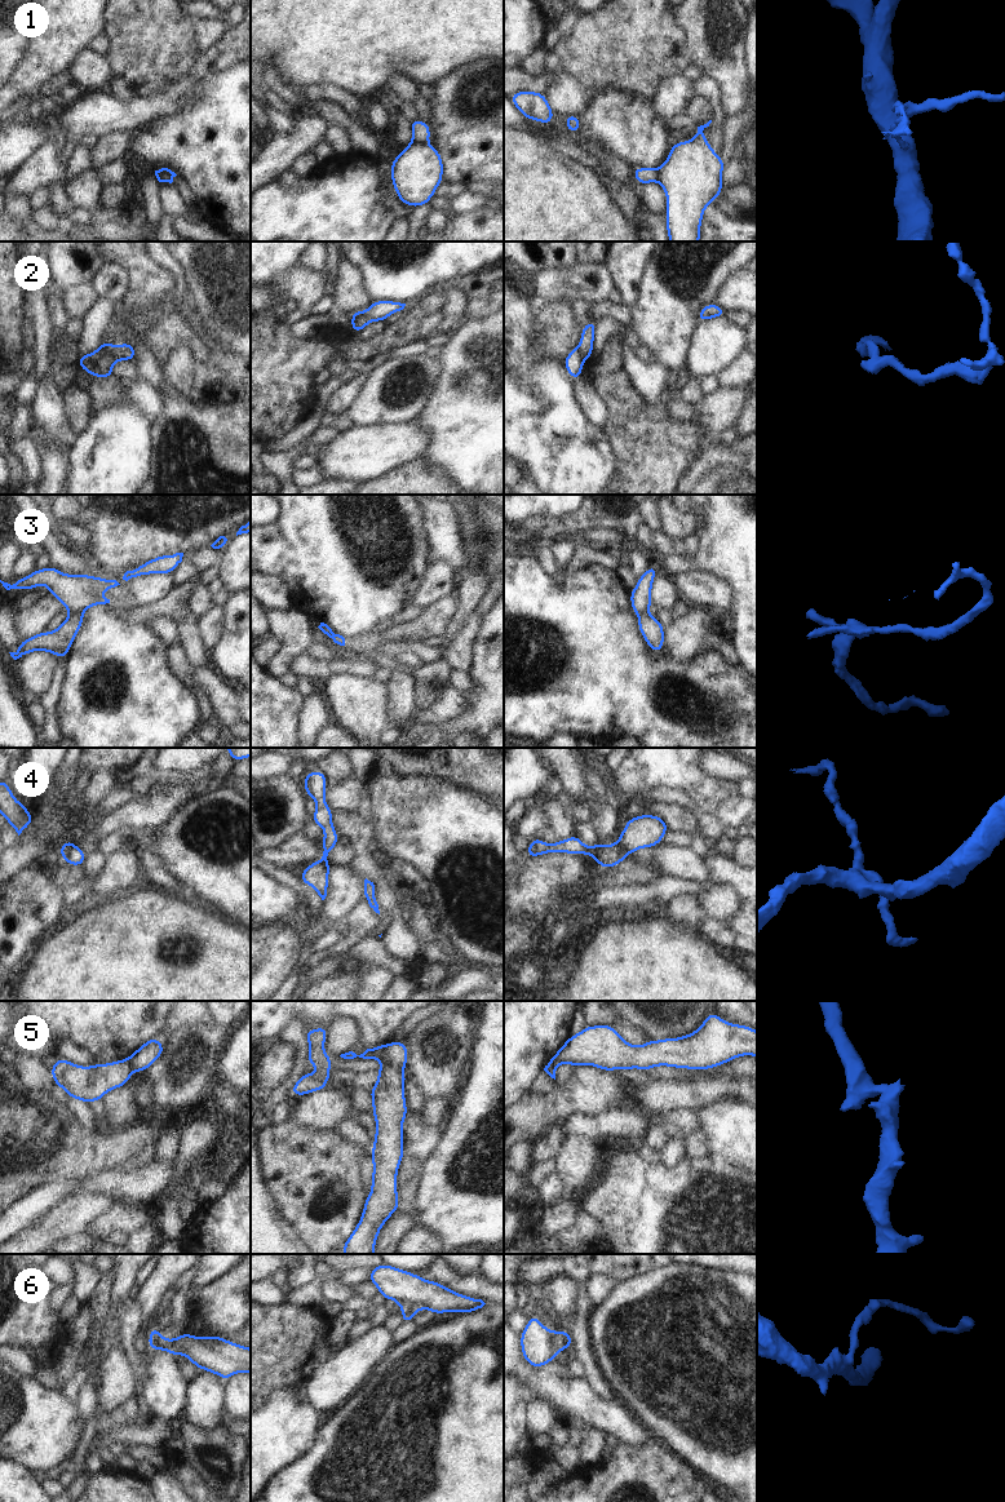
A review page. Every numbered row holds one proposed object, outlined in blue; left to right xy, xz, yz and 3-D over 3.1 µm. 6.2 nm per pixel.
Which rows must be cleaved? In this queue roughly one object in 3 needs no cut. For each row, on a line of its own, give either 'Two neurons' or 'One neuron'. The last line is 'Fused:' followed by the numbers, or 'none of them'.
1: Two neurons
2: Two neurons
3: Two neurons
4: Two neurons
5: Two neurons
6: Two neurons
Fused: 1, 2, 3, 4, 5, 6

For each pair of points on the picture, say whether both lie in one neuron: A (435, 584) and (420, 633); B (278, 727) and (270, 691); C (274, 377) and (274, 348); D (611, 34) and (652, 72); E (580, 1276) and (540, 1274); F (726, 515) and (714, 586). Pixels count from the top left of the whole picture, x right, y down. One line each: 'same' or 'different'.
A: different
B: same
C: same
D: same
E: same
F: different

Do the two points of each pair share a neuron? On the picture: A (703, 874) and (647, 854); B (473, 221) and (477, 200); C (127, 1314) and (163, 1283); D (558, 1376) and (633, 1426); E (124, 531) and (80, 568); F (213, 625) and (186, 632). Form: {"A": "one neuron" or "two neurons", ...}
{"A": "one neuron", "B": "two neurons", "C": "two neurons", "D": "one neuron", "E": "two neurons", "F": "two neurons"}

